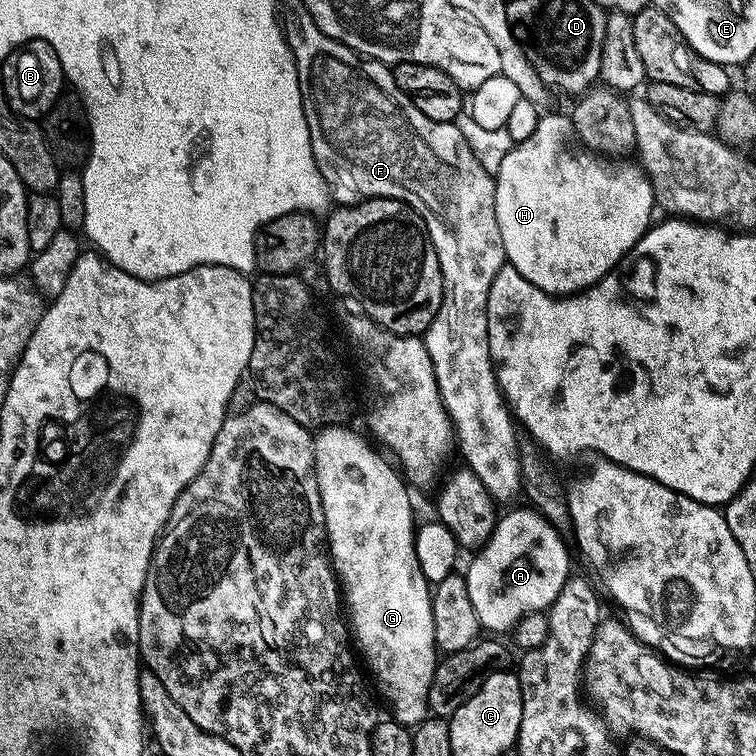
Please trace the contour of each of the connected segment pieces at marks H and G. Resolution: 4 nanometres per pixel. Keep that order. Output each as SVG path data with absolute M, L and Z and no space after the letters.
M544 114L538 126L534 126L534 134L513 146L494 174L498 231L502 234L507 263L546 294L563 298L594 286L616 267L653 223L656 195L643 171L636 166L607 168L603 163L607 164L576 139L567 115Z
M329 426L327 428L321 428L315 433L314 439L312 441L312 449L314 450L314 466L316 467L316 481L318 482L318 490L320 491L320 501L322 502L322 510L324 511L324 529L328 532L328 554L332 562L333 573L338 577L339 587L342 589L342 604L346 609L346 620L350 625L351 635L354 637L355 647L358 649L359 655L362 657L364 655L364 660L368 663L367 671L370 673L372 671L372 676L376 679L376 684L380 687L380 692L384 695L384 700L386 703L392 707L392 712L390 712L391 719L395 720L399 724L407 726L415 726L422 723L423 720L429 719L430 713L428 710L428 695L430 694L430 682L434 678L434 670L436 669L438 663L438 649L436 647L436 639L434 638L434 614L432 613L432 594L430 591L430 585L426 577L422 574L422 570L418 566L418 554L416 553L416 528L414 523L412 524L412 496L408 491L410 491L409 485L406 483L403 475L391 463L387 464L362 437L356 432L351 432L348 426Z

